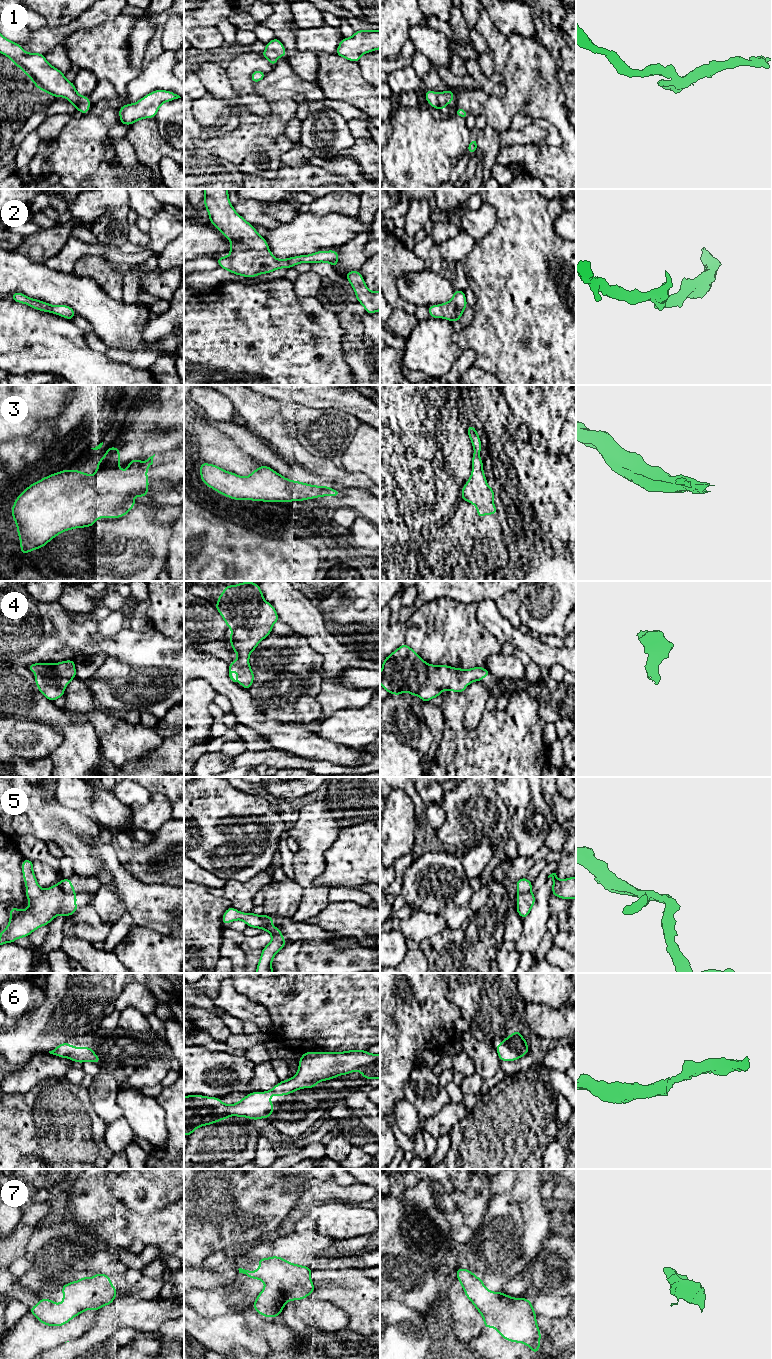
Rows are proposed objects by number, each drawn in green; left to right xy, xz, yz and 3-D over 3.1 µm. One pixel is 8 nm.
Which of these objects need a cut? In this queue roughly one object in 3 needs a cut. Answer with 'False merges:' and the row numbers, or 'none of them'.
False merges: 5

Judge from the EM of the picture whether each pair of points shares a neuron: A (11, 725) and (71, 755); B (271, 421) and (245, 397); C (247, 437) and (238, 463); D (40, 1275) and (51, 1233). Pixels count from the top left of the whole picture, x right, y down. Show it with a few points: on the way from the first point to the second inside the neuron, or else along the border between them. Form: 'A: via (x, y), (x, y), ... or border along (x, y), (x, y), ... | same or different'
A: border along (49, 725), (61, 736), (61, 741), (47, 756) | different
B: via (265, 417), (251, 403) | same
C: border along (225, 434), (262, 463) | different
D: via (50, 1265), (51, 1243) | same

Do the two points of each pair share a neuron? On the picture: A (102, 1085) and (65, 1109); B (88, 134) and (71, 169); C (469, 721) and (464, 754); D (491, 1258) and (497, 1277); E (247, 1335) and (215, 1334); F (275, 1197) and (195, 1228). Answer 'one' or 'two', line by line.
A: two
B: one
C: two
D: one
E: one
F: one

